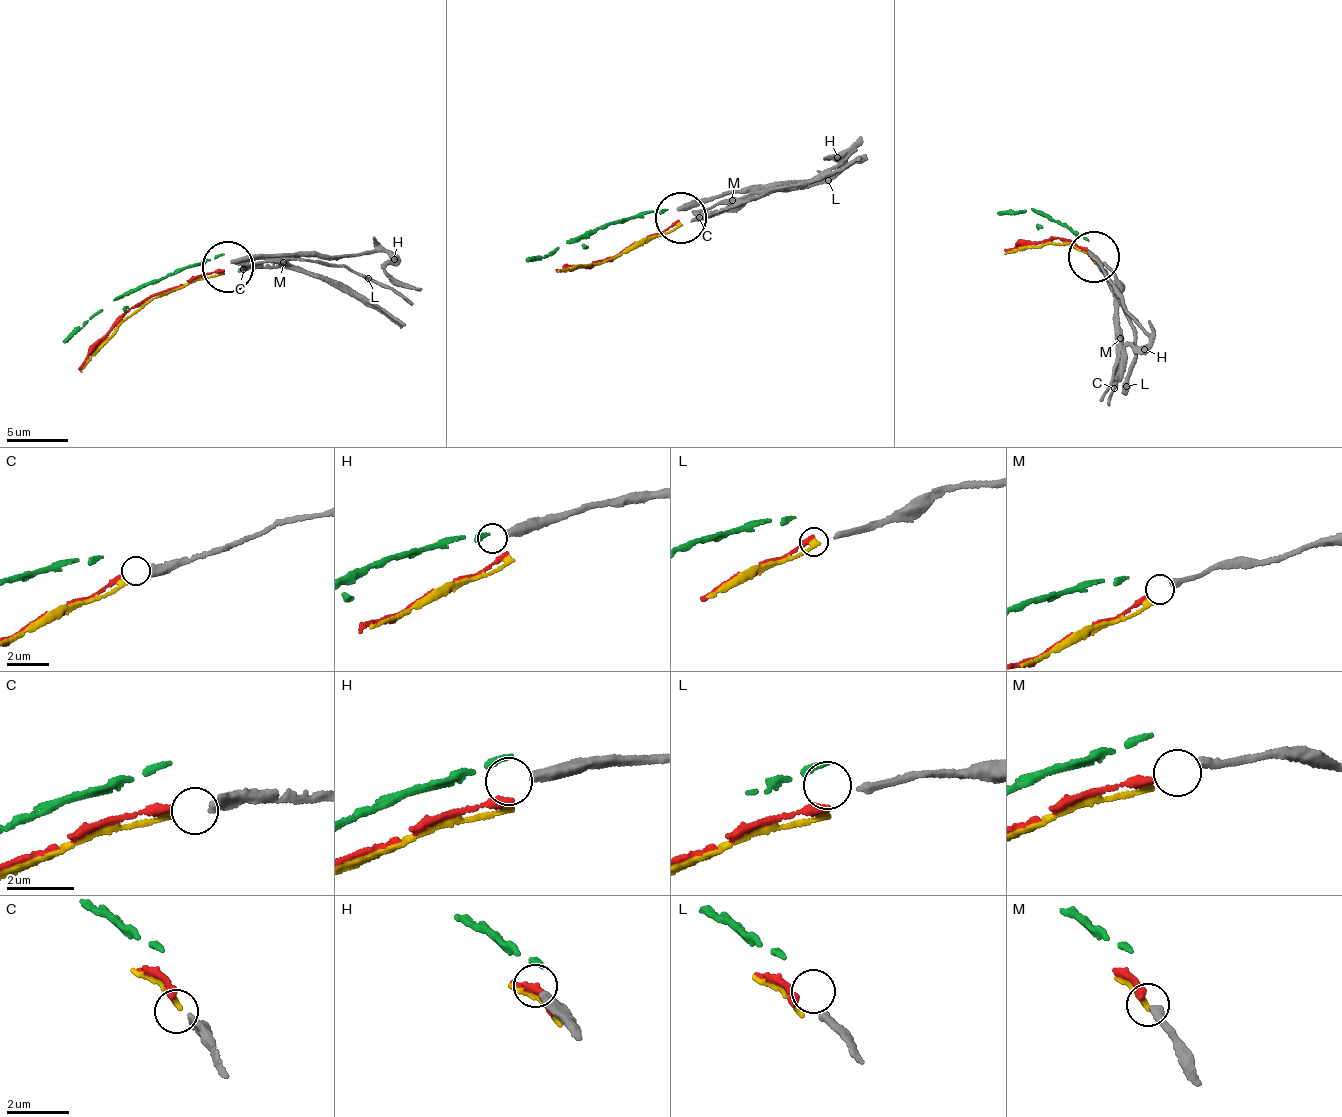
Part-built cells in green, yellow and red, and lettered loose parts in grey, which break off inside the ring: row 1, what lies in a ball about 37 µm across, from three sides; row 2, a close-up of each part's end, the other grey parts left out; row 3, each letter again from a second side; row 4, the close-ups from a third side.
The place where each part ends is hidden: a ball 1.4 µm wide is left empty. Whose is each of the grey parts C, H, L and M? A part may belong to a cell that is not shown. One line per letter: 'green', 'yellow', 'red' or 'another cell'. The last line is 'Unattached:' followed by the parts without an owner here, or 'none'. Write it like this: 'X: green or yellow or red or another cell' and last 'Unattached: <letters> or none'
C: yellow
H: another cell
L: another cell
M: red
Unattached: H, L

